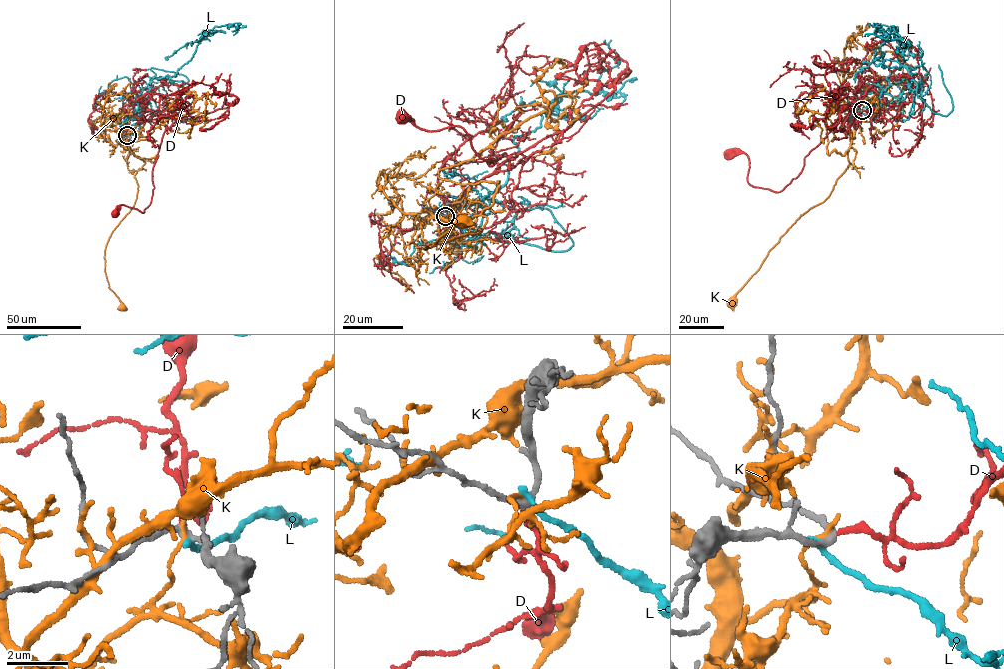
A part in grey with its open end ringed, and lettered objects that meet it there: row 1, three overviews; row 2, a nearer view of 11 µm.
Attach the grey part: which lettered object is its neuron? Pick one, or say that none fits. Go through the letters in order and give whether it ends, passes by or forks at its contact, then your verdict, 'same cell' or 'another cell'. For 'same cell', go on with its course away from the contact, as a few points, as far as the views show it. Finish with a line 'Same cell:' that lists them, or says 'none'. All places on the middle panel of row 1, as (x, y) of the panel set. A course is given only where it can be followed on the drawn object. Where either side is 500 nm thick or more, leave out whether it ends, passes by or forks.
D: it ends | same cell | via (445, 217), (446, 197), (507, 155), (491, 167), (461, 127), (402, 117)
K: it ends | another cell
L: it ends | another cell
Same cell: D

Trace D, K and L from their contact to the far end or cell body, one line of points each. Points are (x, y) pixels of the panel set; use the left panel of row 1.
D: (127, 135), (125, 115), (133, 104), (150, 110), (166, 128), (149, 205), (144, 212), (121, 205), (115, 214)
K: (127, 135), (123, 145), (144, 164), (134, 176), (134, 203), (112, 232), (104, 257), (109, 288), (123, 307)
L: (128, 135), (151, 118), (151, 79), (175, 76), (193, 56), (203, 32), (240, 23), (235, 31)

